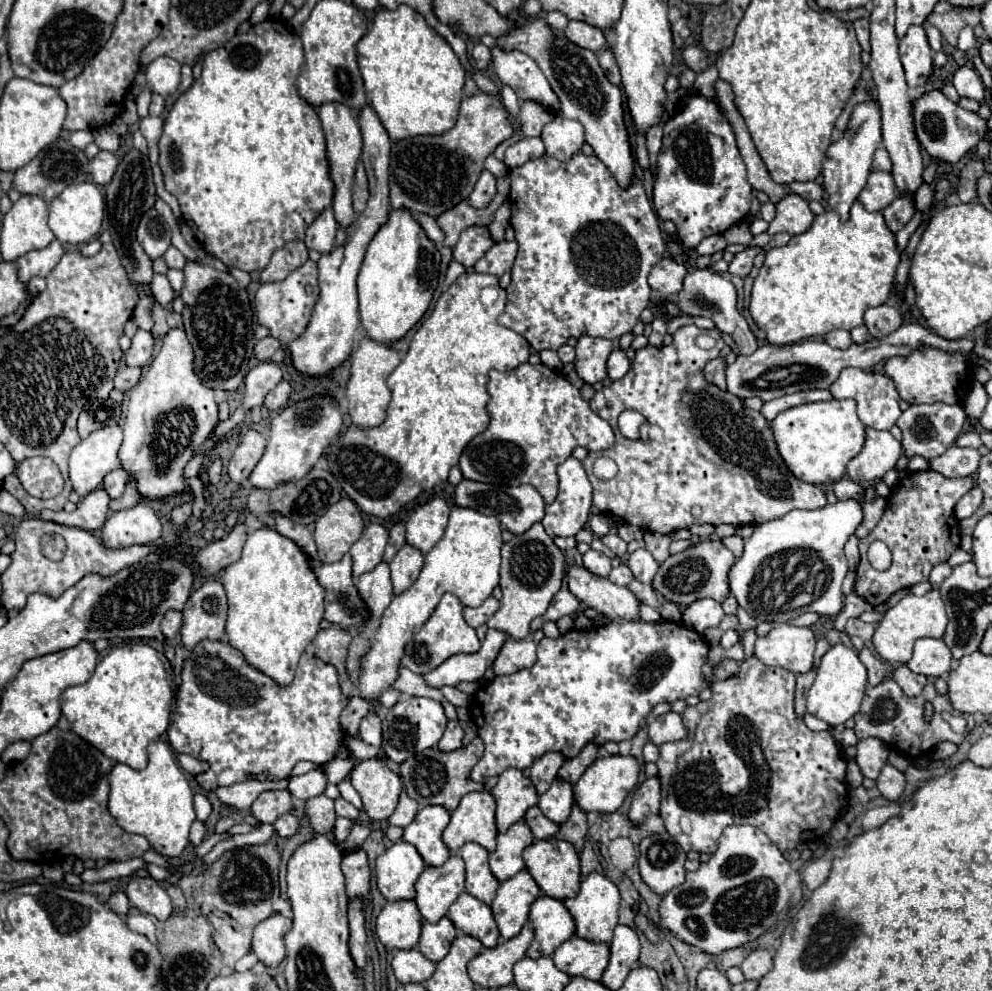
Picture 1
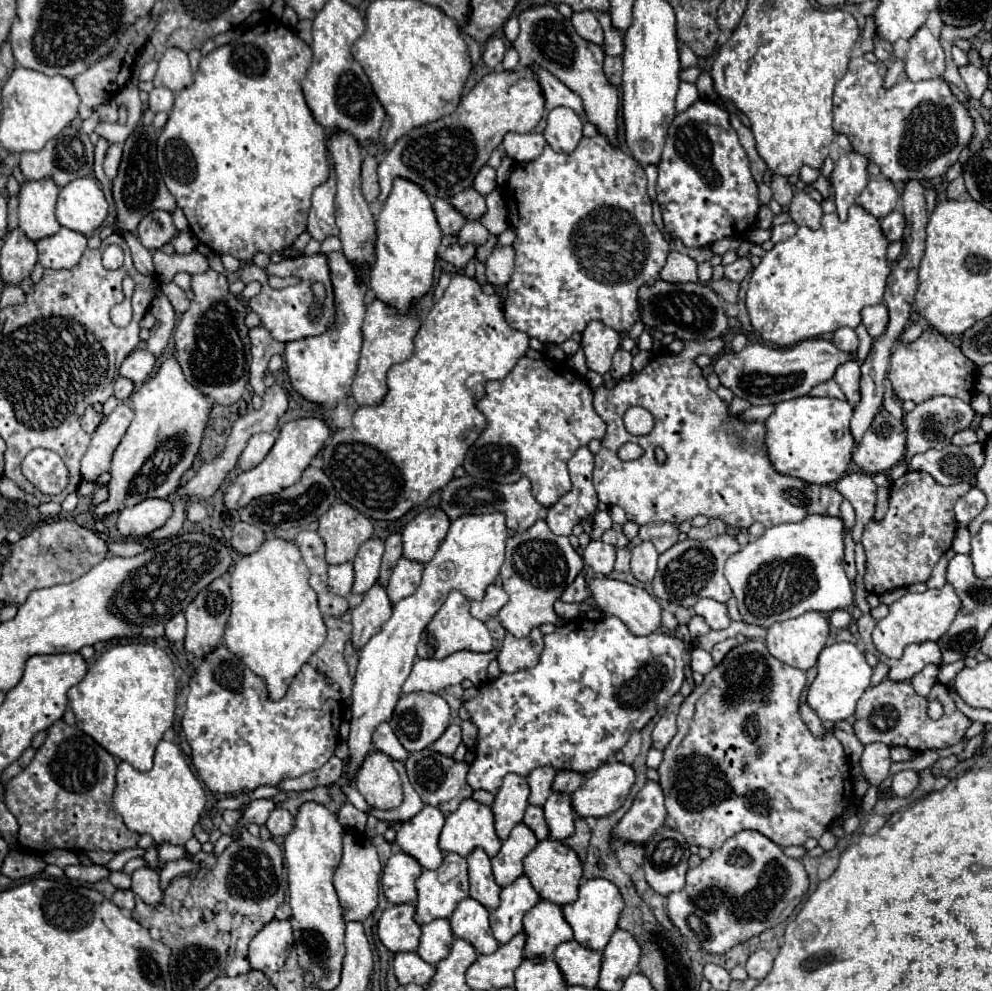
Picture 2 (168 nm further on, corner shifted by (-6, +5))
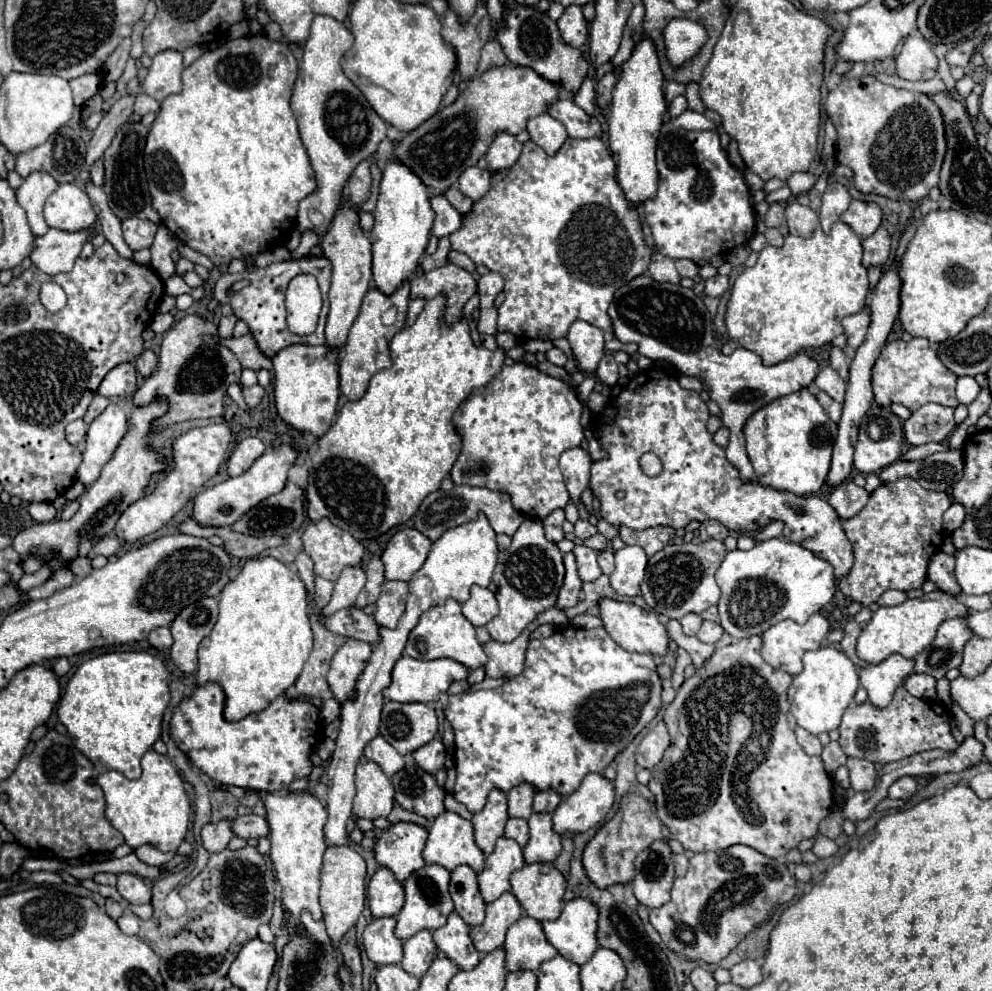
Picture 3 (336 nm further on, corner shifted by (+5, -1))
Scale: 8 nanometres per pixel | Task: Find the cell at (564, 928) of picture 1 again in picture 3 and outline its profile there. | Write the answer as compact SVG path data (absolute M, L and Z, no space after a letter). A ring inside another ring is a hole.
M522 916L506 932L506 968L510 972L518 970L538 970L542 962L558 954L558 950L548 942L542 924L532 916Z

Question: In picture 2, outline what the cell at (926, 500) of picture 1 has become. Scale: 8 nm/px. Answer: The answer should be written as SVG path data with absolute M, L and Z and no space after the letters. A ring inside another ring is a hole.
M907 472L891 484L889 510L883 520L871 520L865 526L861 544L867 554L865 588L871 594L885 594L889 590L927 582L937 560L951 548L957 522L953 504L971 486L959 482L955 486L941 486L925 472Z

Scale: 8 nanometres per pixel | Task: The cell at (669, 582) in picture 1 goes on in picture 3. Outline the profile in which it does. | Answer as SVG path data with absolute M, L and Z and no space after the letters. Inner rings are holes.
M718 540L690 542L690 544L668 544L648 560L646 580L642 584L642 596L650 610L680 620L684 614L702 614L708 606L718 604L720 588L714 582L714 572L724 560L726 548Z

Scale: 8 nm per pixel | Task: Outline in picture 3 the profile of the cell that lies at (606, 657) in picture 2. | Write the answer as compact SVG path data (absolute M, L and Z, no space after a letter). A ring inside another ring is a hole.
M566 626L556 630L552 636L548 638L536 638L530 642L528 646L528 654L526 654L526 668L520 676L508 680L506 684L492 688L492 690L478 690L478 692L464 692L464 694L456 694L450 696L450 704L446 708L446 720L452 724L454 734L456 734L456 786L454 786L454 798L464 804L470 812L480 812L484 808L484 802L490 794L492 788L500 788L504 792L512 790L514 786L522 784L522 782L530 782L534 784L534 788L538 790L548 790L554 788L556 792L560 792L562 796L572 794L582 778L588 772L604 772L604 768L614 760L614 756L618 752L622 752L628 742L632 742L632 738L656 716L658 708L660 708L660 692L662 692L662 684L660 684L660 676L656 672L656 662L652 654L638 654L638 652L628 652L622 646L618 646L608 632L600 626L594 630L582 630L582 628L574 628L574 626Z

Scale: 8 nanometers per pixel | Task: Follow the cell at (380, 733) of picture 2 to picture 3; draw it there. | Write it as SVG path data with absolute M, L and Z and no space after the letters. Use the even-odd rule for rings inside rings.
M382 736L372 738L372 740L366 744L364 754L366 754L368 760L376 762L386 776L392 776L392 774L396 774L400 768L404 768L404 756L398 754Z

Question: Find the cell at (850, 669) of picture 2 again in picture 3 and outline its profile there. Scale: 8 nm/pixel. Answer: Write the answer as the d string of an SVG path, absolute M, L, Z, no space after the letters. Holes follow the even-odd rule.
M832 646L818 648L814 652L804 654L804 670L794 676L794 682L788 690L790 712L794 714L798 726L806 728L810 734L822 734L838 728L840 718L848 704L852 702L856 690L860 686L858 672L854 662L842 652Z

